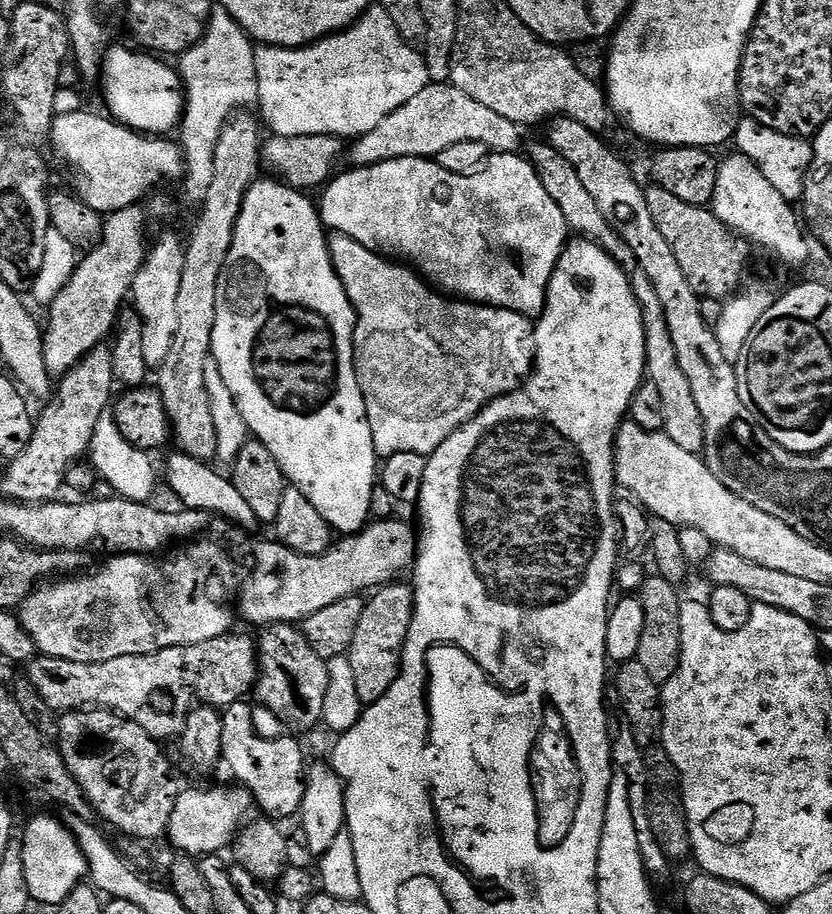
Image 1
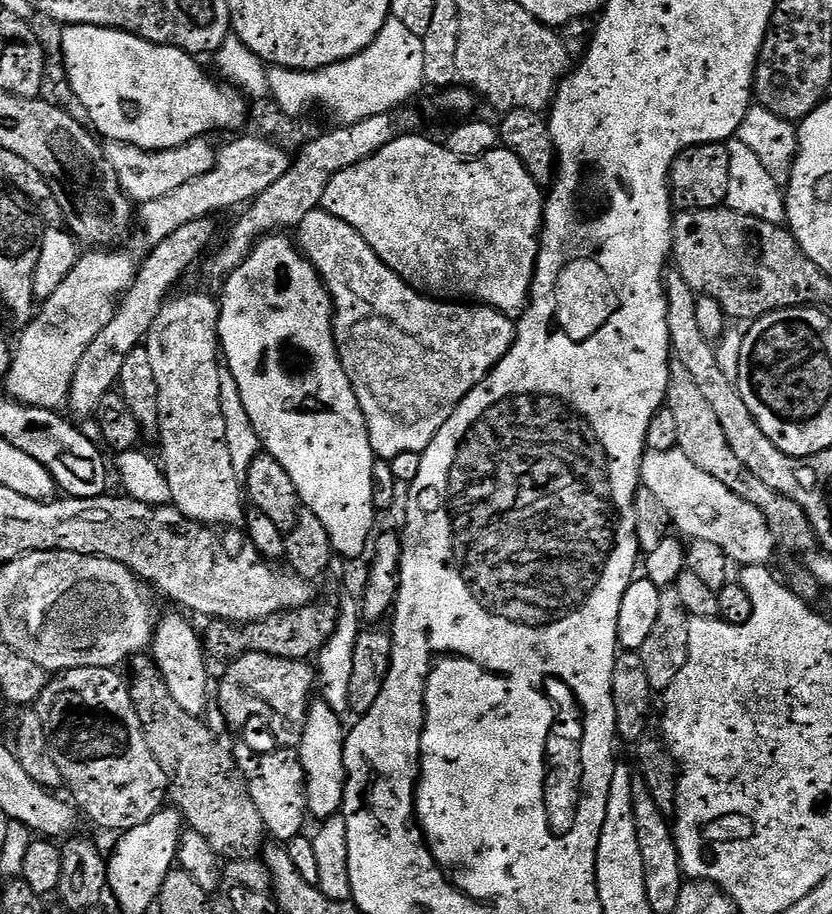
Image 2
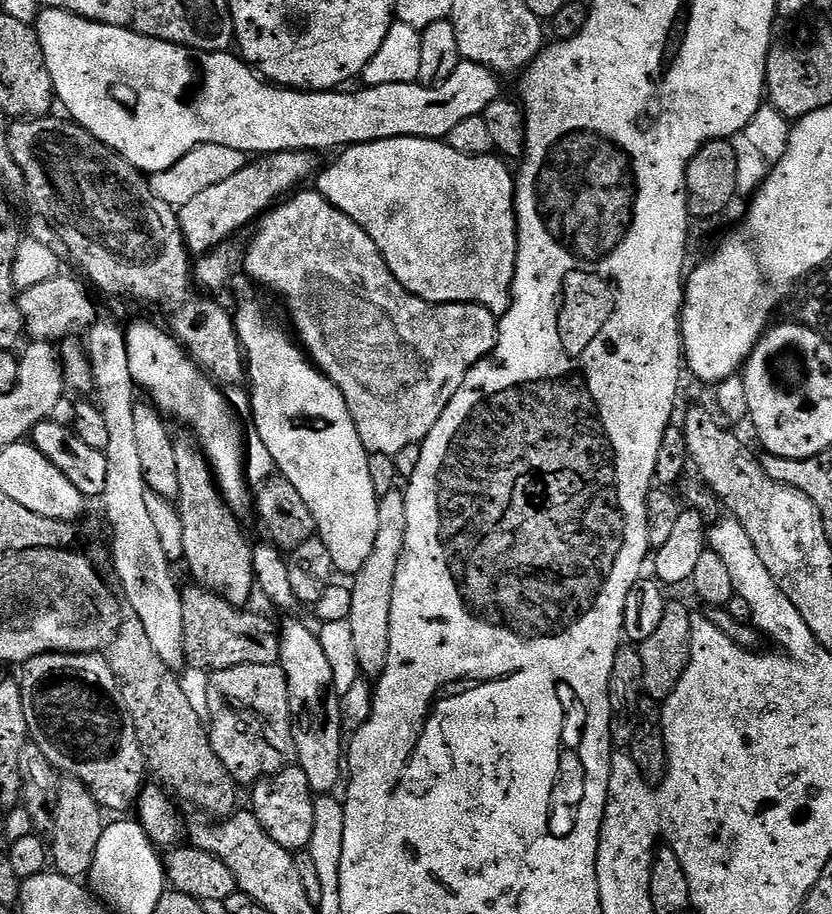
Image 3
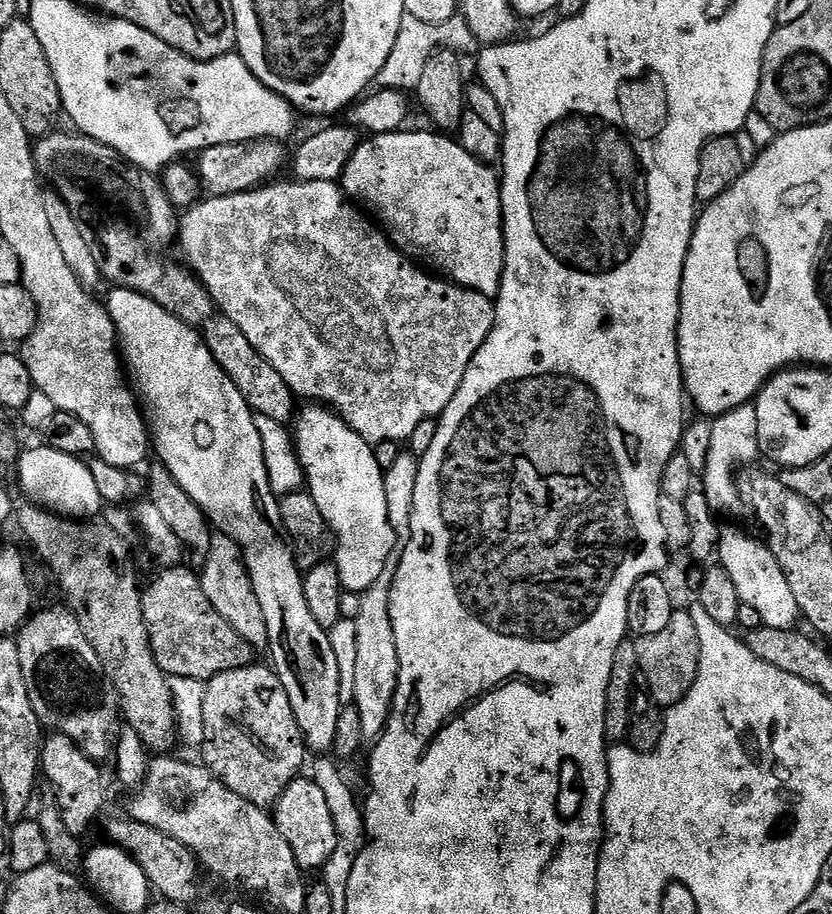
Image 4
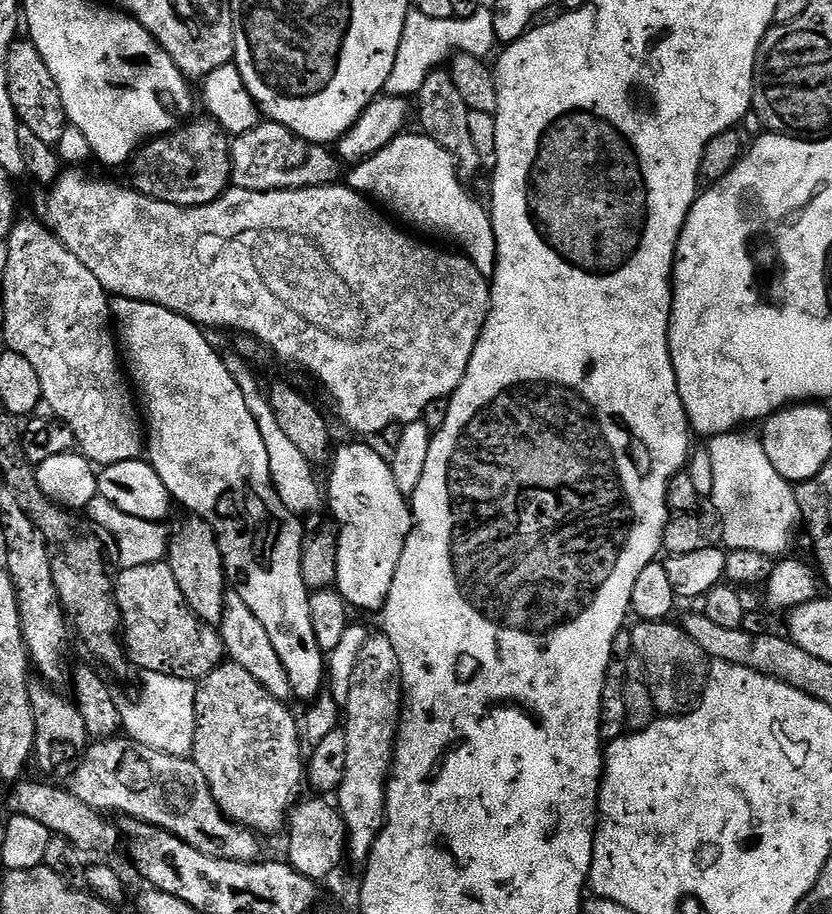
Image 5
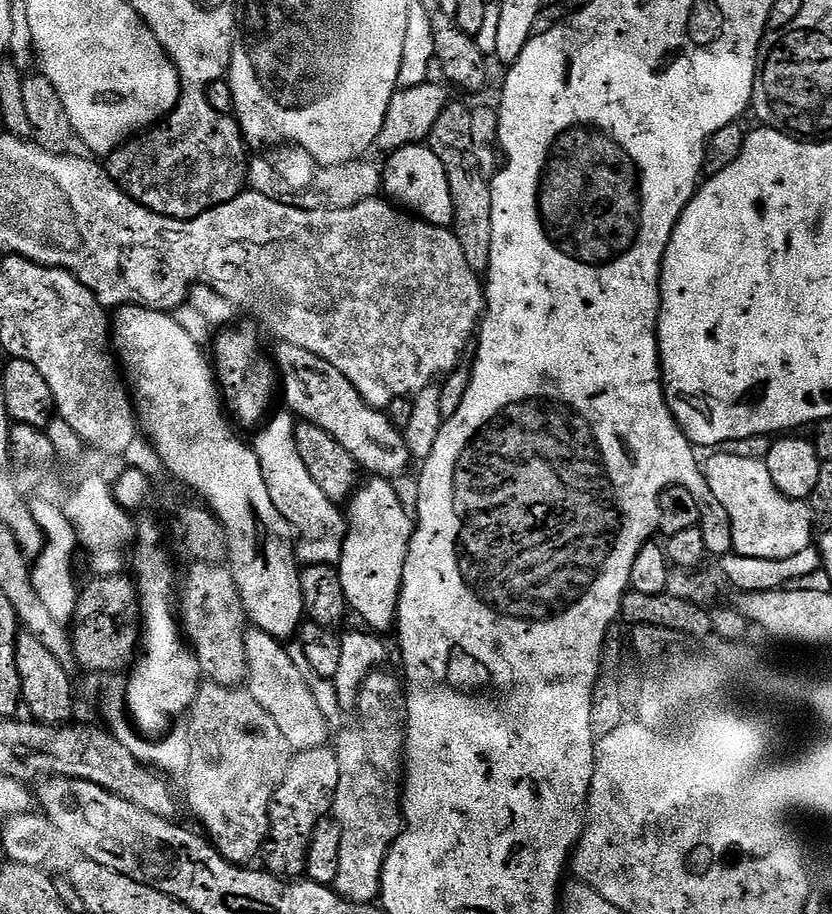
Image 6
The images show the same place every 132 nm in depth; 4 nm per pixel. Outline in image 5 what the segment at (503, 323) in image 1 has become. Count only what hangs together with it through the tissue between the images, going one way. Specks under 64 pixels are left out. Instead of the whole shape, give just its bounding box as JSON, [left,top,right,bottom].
[42,170,492,438]

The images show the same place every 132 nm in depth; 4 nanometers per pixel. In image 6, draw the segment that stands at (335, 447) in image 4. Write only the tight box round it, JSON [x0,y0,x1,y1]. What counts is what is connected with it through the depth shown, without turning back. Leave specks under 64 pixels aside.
[338,478,414,633]

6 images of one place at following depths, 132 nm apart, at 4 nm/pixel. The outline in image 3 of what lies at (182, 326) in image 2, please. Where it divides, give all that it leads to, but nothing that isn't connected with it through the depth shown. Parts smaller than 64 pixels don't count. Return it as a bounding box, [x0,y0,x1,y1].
[174,439,256,608]

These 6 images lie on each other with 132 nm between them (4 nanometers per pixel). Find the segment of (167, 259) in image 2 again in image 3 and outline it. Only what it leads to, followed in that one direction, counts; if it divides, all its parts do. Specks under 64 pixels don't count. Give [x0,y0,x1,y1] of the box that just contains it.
[178,152,318,254]

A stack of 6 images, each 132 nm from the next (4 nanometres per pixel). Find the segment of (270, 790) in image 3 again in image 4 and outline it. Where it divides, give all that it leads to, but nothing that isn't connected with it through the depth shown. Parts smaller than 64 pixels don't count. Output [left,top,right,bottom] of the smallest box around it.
[274,774,337,870]

